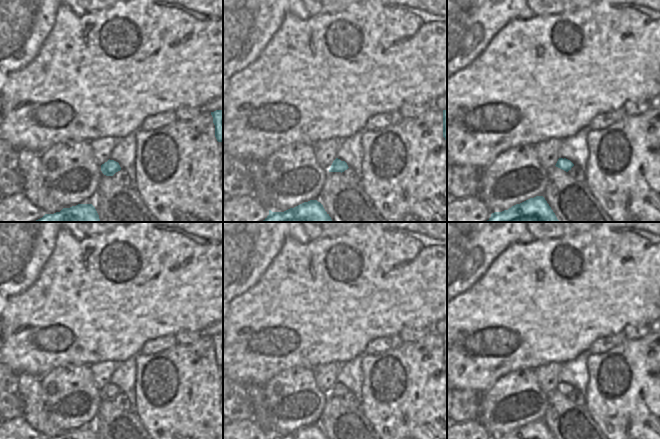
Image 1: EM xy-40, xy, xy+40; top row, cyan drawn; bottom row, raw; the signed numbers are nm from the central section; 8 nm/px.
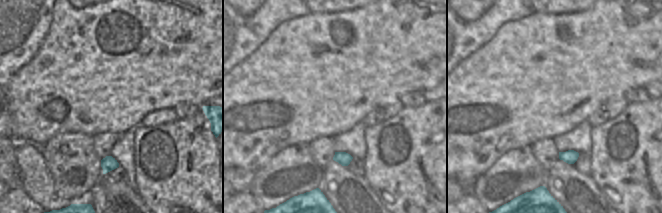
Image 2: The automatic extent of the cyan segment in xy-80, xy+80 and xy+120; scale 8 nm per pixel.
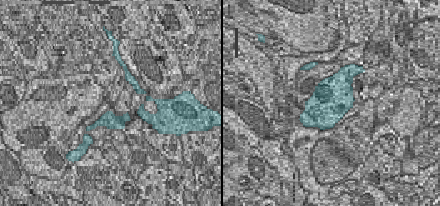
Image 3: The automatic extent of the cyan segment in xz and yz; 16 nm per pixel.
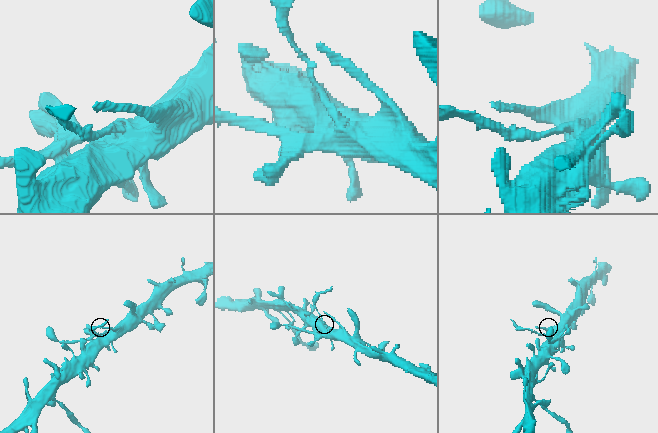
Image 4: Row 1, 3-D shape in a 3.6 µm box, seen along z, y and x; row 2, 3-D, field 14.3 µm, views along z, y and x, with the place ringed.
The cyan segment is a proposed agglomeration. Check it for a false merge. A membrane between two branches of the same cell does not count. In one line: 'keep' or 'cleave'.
cleave

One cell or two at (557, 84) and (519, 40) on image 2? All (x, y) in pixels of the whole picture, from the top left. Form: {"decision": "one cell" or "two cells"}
{"decision": "one cell"}

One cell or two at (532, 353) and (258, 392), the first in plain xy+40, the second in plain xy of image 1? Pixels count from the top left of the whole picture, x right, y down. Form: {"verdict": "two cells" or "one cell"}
{"verdict": "two cells"}

